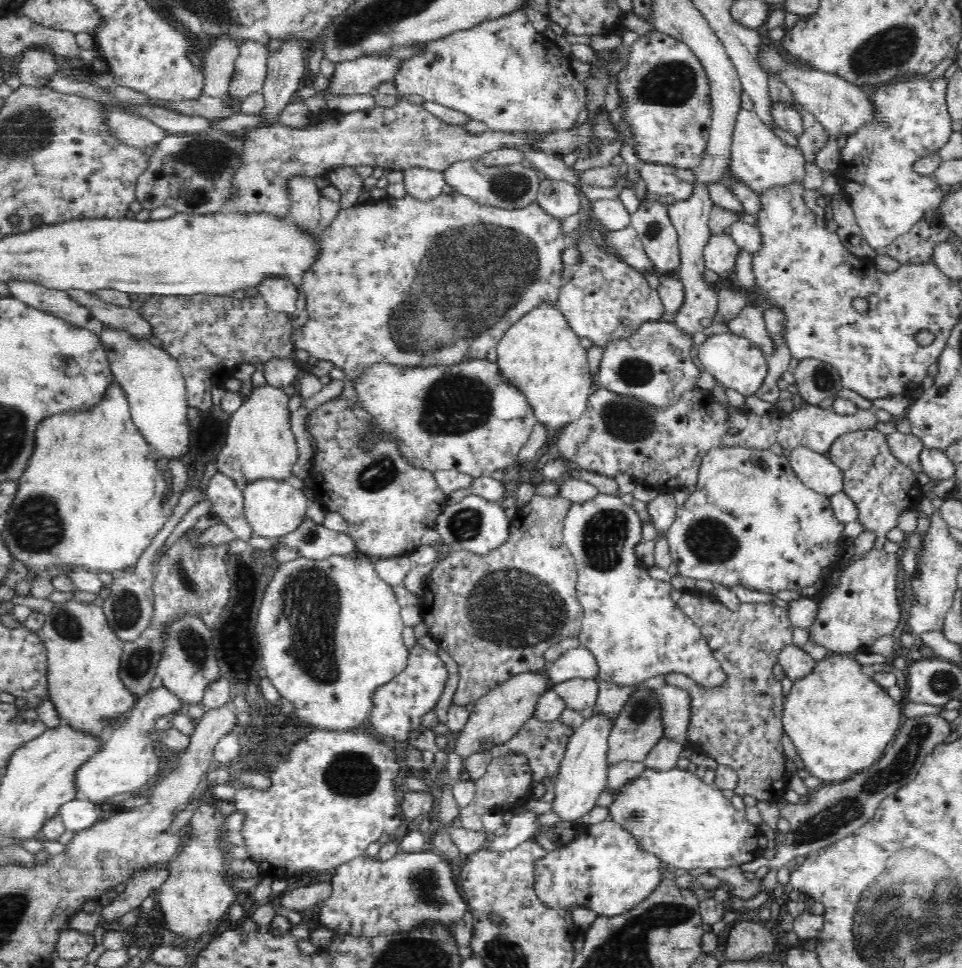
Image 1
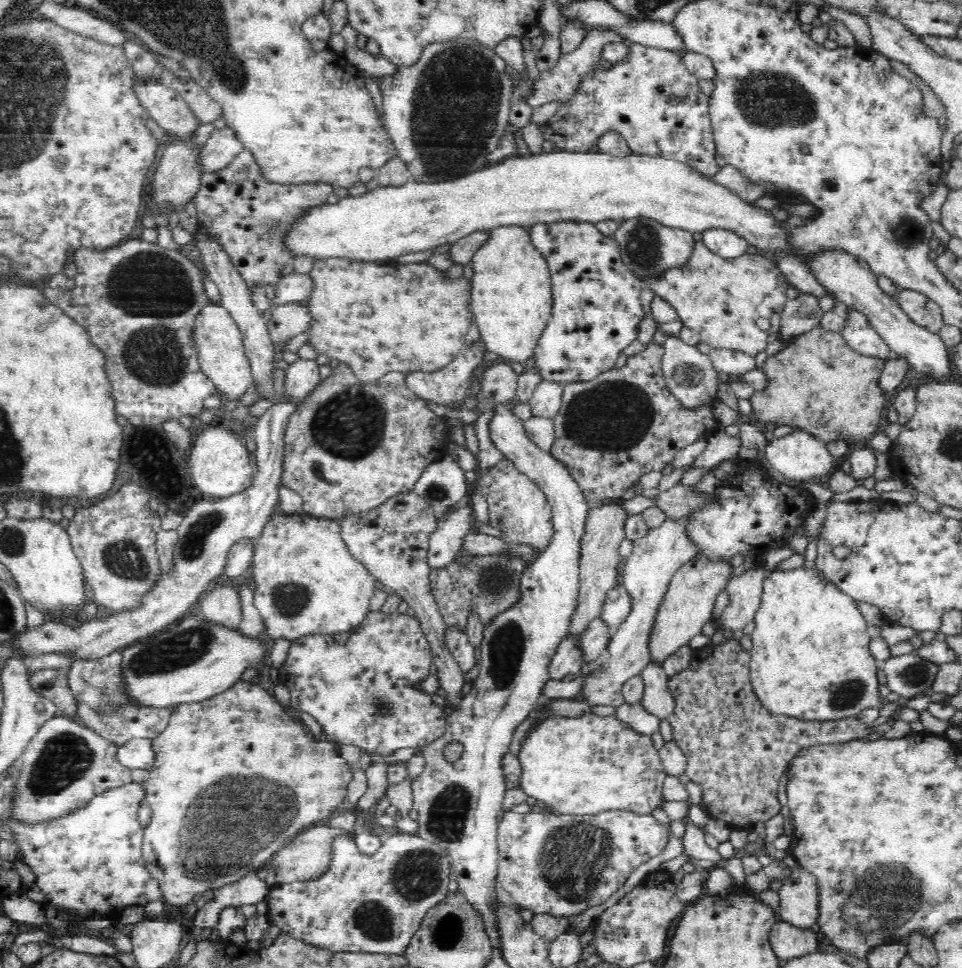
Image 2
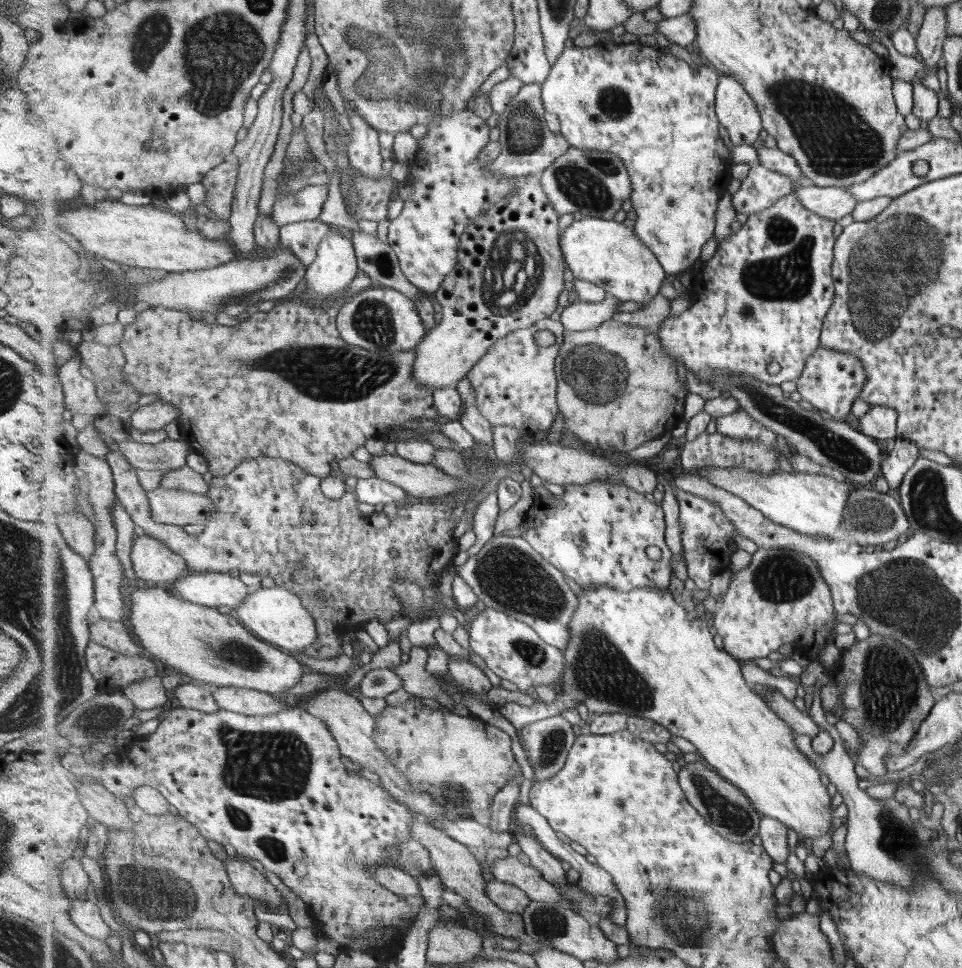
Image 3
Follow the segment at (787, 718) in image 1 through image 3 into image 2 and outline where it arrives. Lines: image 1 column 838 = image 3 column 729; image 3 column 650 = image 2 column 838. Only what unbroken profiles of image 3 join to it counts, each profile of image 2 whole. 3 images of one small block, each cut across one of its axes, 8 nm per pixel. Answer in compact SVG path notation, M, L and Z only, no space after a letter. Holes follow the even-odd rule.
M794 568L794 570L772 570L767 573L762 582L762 596L760 596L760 604L753 616L754 630L750 638L752 639L752 648L749 650L751 655L751 662L749 665L749 677L751 678L751 685L754 689L758 699L772 711L772 713L782 713L792 717L800 717L802 720L815 721L829 721L840 720L843 718L858 717L860 712L864 709L876 707L882 708L885 701L878 692L878 668L876 667L876 660L870 654L869 642L871 640L868 635L868 626L866 620L862 617L856 601L852 596L841 592L831 580L814 568Z

